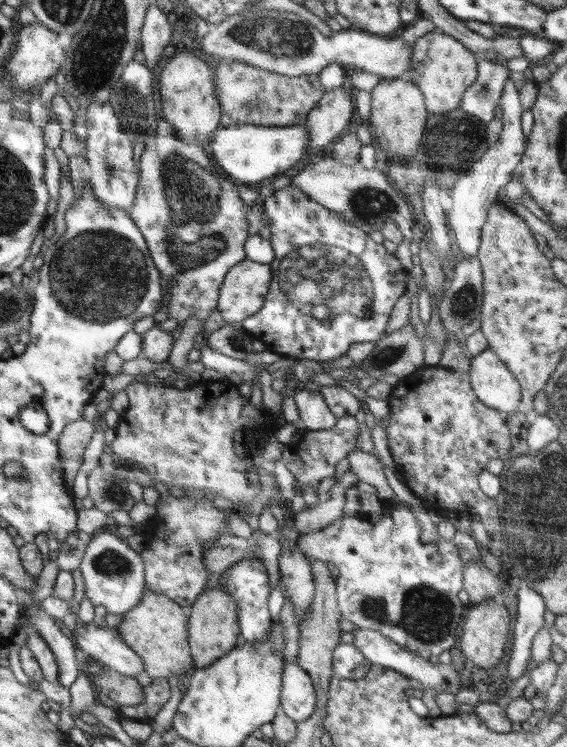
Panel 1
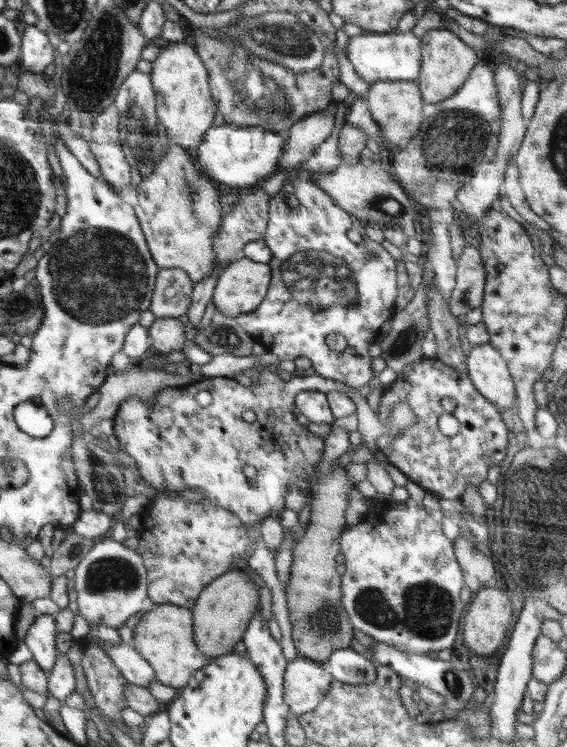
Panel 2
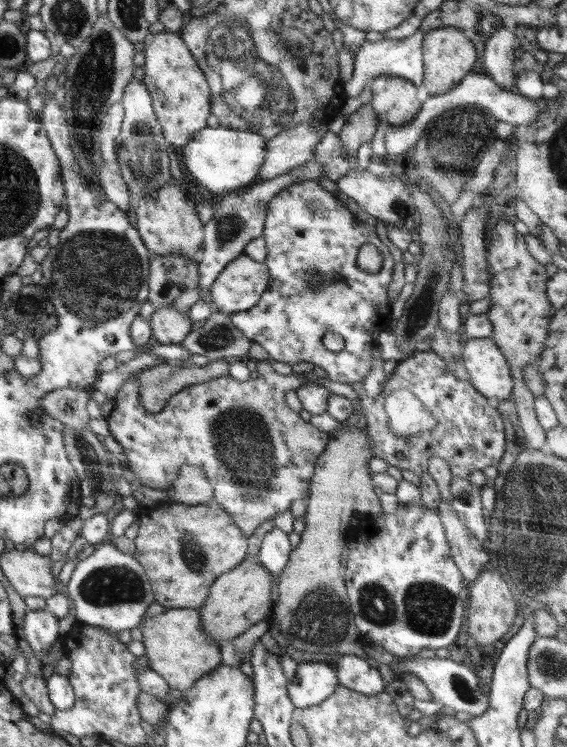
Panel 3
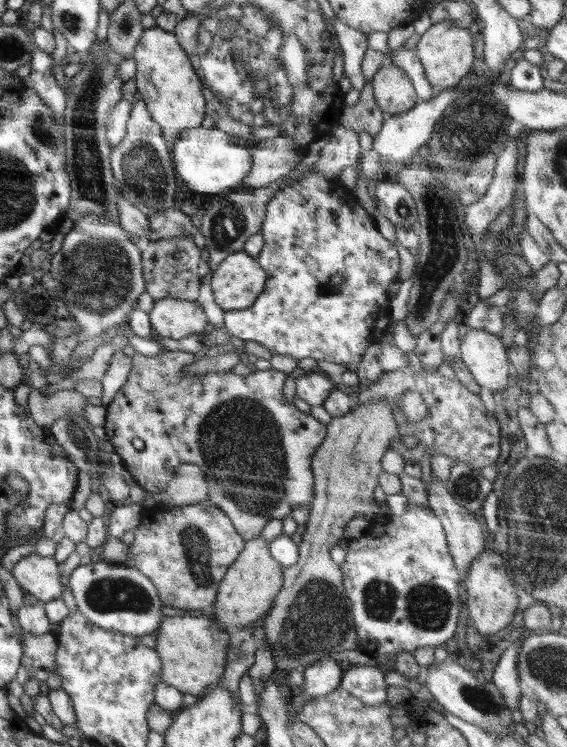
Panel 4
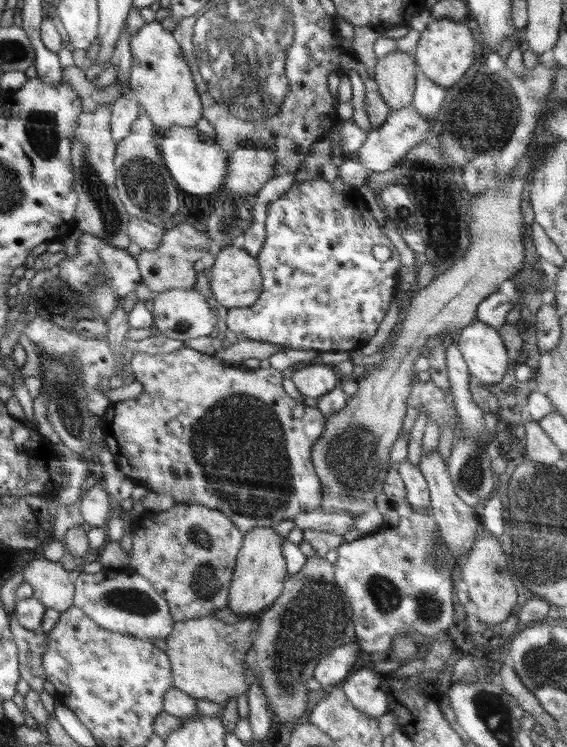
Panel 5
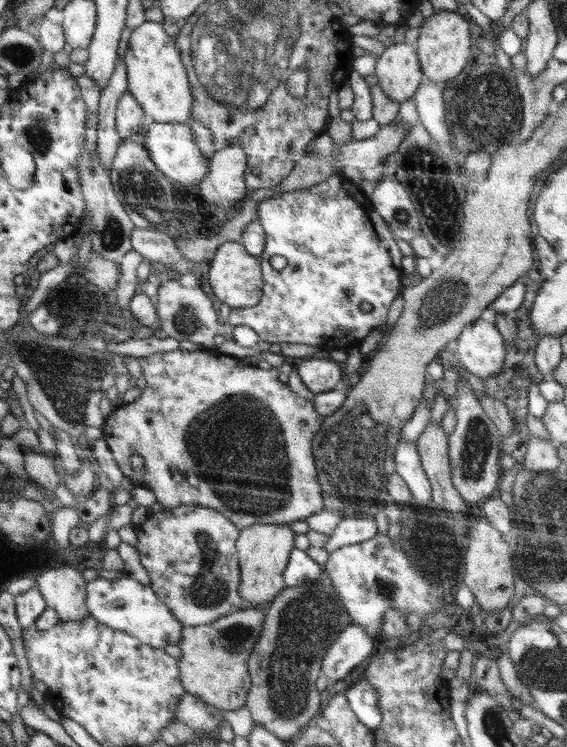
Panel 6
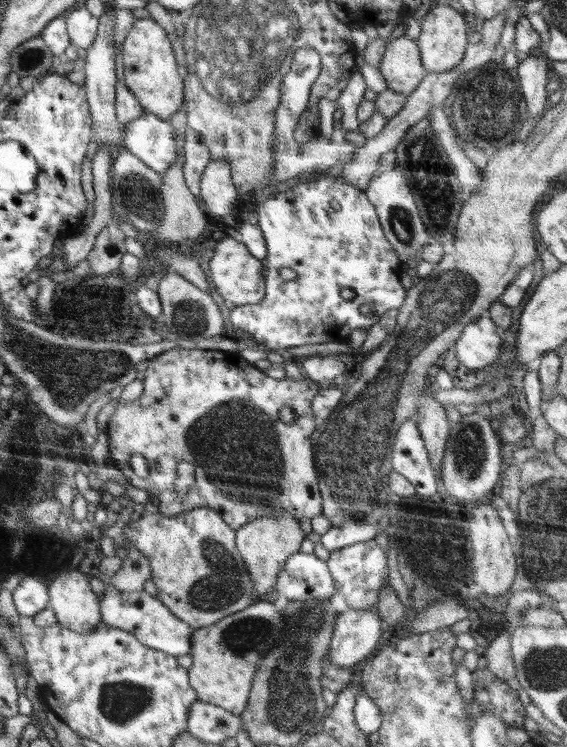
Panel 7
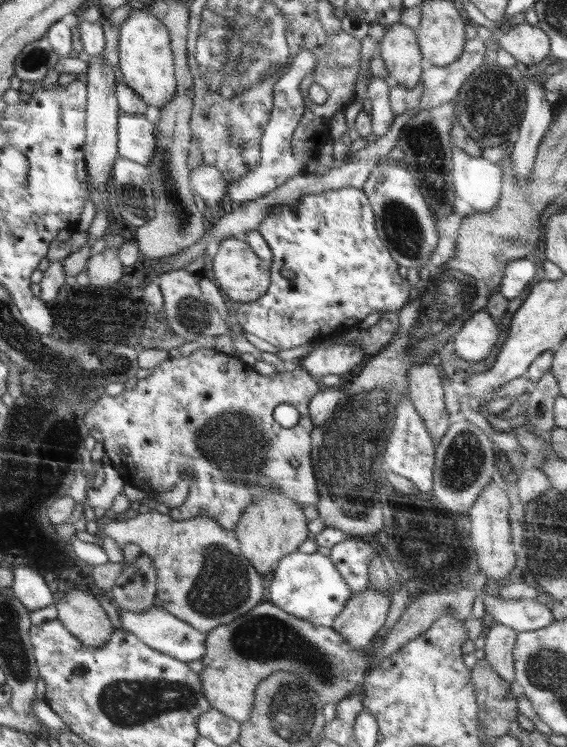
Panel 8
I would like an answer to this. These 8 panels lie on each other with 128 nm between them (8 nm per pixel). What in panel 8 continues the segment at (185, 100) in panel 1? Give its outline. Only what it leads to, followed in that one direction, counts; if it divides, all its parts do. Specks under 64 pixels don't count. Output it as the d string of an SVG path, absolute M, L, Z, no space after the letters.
M133 9L118 28L119 66L129 87L150 106L162 108L176 94L177 82L169 31L159 18L147 9Z

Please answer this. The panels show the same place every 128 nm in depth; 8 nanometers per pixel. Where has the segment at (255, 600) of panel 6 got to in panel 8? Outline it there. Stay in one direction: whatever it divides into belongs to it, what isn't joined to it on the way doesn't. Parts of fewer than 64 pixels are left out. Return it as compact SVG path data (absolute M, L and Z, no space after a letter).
M269 492L248 506L233 531L238 539L240 552L265 576L275 570L281 558L294 552L308 538L308 522L302 507L295 500L281 492Z

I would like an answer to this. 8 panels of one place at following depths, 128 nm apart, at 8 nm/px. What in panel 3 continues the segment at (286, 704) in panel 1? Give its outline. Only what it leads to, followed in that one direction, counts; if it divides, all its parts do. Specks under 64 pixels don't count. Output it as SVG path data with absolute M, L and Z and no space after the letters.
M302 662L297 664L296 673L292 680L288 680L287 693L295 708L314 706L324 702L339 685L337 674L332 666L325 662Z

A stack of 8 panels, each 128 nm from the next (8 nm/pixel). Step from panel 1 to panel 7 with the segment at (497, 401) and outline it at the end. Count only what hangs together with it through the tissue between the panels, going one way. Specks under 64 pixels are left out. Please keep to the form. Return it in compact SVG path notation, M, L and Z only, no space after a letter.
M480 317L469 322L452 349L460 365L482 369L496 362L502 346L502 333L490 317Z

